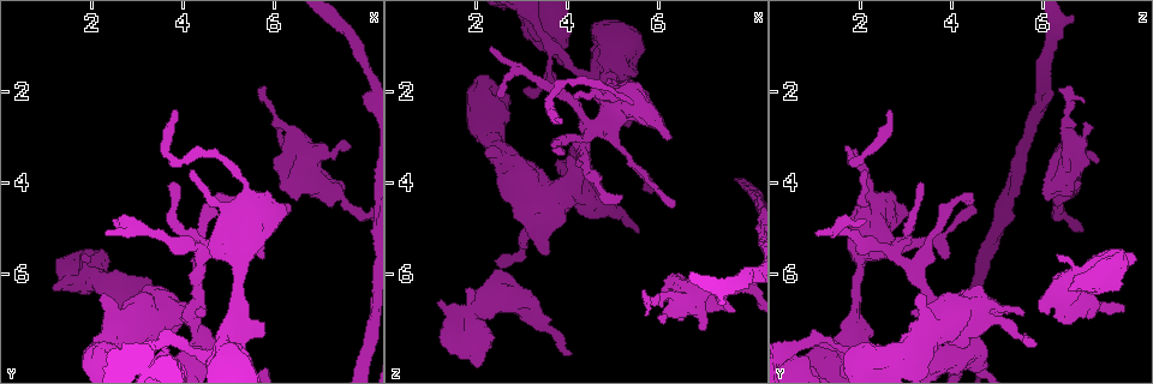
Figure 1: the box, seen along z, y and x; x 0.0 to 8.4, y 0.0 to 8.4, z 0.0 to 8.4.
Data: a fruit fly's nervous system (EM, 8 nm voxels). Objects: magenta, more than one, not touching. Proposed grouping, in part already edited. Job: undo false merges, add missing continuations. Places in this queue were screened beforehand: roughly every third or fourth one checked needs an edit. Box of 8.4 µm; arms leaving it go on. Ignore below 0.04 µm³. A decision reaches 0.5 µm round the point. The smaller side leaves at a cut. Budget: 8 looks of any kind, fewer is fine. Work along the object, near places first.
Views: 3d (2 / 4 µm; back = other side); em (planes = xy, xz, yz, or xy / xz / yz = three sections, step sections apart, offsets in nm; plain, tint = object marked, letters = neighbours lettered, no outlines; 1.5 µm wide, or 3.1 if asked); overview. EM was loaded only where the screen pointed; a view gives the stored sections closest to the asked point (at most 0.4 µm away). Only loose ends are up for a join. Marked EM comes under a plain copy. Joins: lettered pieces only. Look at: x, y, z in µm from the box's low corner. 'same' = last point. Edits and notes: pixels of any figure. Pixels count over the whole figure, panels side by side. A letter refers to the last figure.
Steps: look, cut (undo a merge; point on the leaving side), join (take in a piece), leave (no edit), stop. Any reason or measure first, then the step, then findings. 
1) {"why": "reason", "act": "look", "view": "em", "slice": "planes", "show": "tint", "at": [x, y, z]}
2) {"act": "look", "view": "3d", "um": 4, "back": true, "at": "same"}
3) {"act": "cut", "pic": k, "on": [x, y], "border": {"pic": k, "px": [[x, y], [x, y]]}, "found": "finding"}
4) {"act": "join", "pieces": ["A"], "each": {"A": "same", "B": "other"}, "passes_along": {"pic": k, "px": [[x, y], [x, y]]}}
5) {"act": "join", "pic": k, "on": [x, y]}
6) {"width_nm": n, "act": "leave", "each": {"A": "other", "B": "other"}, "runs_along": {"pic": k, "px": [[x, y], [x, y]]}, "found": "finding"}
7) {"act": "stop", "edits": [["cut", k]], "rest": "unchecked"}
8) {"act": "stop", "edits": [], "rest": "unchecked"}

{"why": "tapers out", "act": "look", "view": "3d", "um": 2, "at": [5.60, 2.00, 6.35]}

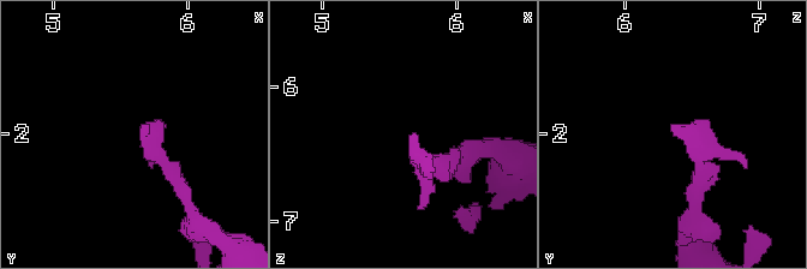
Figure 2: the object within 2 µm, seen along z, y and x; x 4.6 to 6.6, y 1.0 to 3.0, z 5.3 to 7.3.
{"why": "now the EM", "act": "look", "view": "em", "slice": "planes", "show": "letters", "at": [5.64, 1.94, 6.34]}

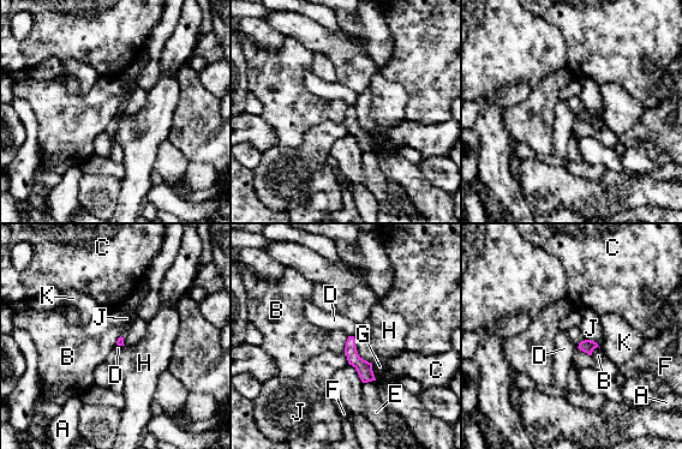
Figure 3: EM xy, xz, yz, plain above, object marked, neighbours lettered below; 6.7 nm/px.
{"act": "leave", "each": {"A": "other", "B": "other", "C": "other", "D": "other", "E": "other", "F": "other", "G": "other", "H": "other", "J": "other", "K": "other"}, "found": "none of them fits"}

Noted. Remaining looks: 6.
{"why": "free end", "act": "look", "view": "em", "slice": "planes", "show": "tint", "at": [4.05, 6.80, 7.85]}

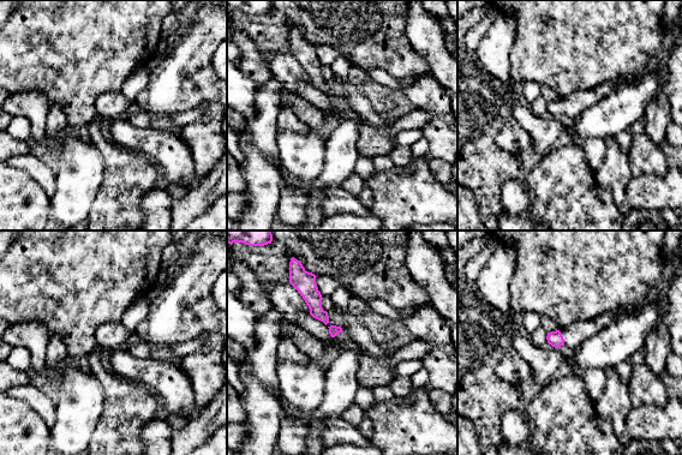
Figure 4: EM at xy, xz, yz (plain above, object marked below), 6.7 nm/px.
{"why": "see the neighbours", "act": "look", "view": "em", "slice": "planes", "show": "letters", "at": "same"}

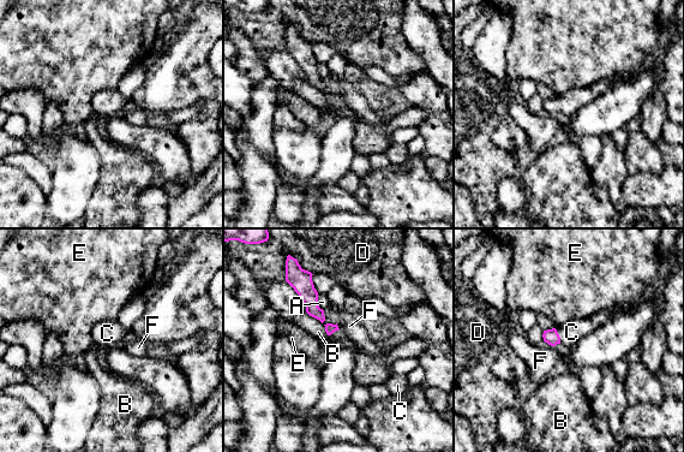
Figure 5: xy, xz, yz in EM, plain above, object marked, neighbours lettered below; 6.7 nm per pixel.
{"act": "join", "pieces": ["C"], "each": {"A": "other", "B": "other", "C": "same", "D": "other", "E": "other", "F": "other"}, "passes_along": {"pic": 5, "px": [[551, 337], [559, 337], [571, 332]]}, "found": "it goes on there"}

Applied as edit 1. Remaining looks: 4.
{"why": "thick end", "act": "look", "view": "3d", "um": 2, "at": [1.20, 6.35, 6.65]}

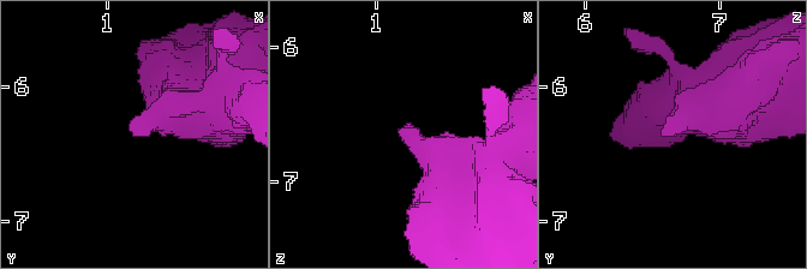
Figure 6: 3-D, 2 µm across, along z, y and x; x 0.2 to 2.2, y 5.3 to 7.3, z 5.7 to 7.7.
{"why": "shape alone is not enough", "act": "look", "view": "em", "slice": "planes", "show": "tint", "at": [1.18, 6.30, 6.62]}

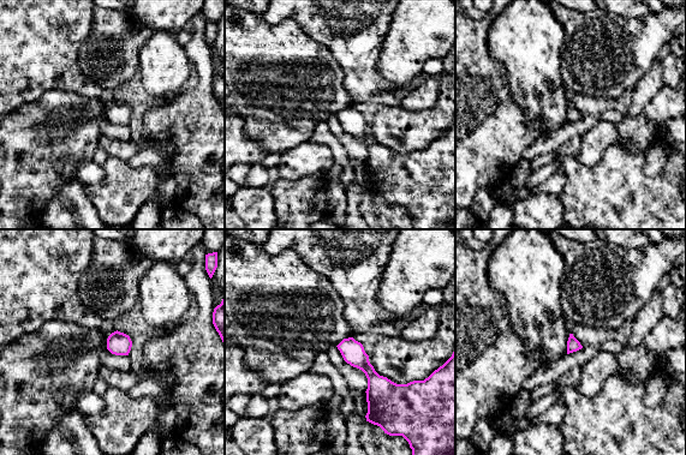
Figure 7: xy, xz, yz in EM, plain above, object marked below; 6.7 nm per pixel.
{"why": "what lies round it", "act": "look", "view": "em", "slice": "planes", "show": "letters", "at": "same"}

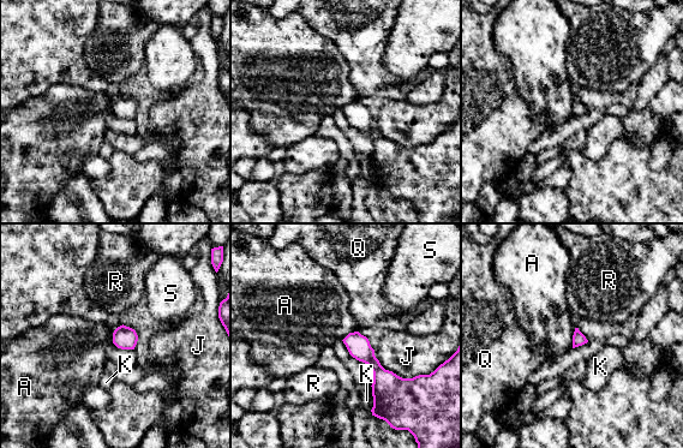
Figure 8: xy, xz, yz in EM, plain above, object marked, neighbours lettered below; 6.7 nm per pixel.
{"act": "leave", "each": {"A": "other", "J": "other", "K": "other", "Q": "other", "R": "other", "S": "other"}, "runs_along": {"pic": 8, "px": [[352, 335], [383, 380], [383, 400]]}, "found": "none of them fits"}

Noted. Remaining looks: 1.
{"act": "stop", "edits": [["join", 5]], "rest": "unchecked"}

